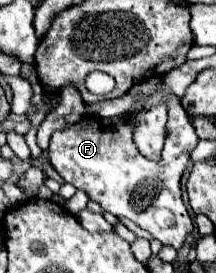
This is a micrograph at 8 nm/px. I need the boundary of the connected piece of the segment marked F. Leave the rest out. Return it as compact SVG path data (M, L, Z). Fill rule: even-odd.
M164 82L154 94L150 94L144 104L132 112L126 112L116 118L98 118L84 116L76 124L68 124L62 130L54 132L50 138L50 162L64 182L84 190L90 200L98 202L104 212L110 212L118 218L128 218L146 232L150 232L164 246L180 250L194 230L194 222L182 202L180 178L190 162L190 154L198 144L198 136L184 112L180 98L172 96ZM164 102L168 106L168 124L166 124L166 144L160 160L148 160L140 154L132 140L132 128L136 128L136 116L148 108Z

